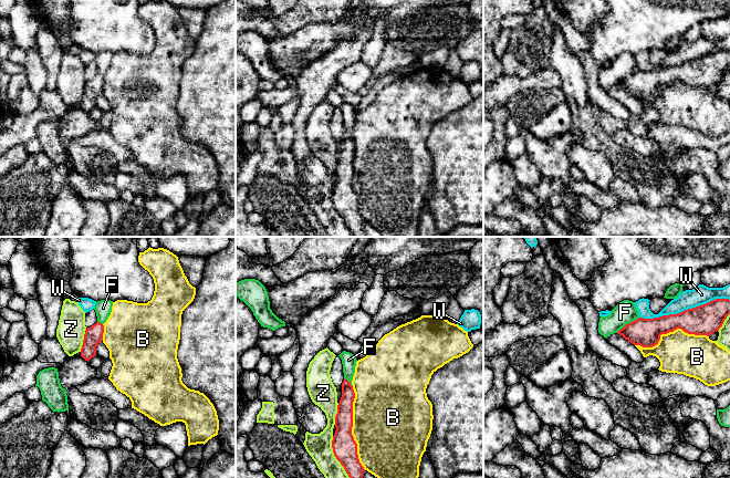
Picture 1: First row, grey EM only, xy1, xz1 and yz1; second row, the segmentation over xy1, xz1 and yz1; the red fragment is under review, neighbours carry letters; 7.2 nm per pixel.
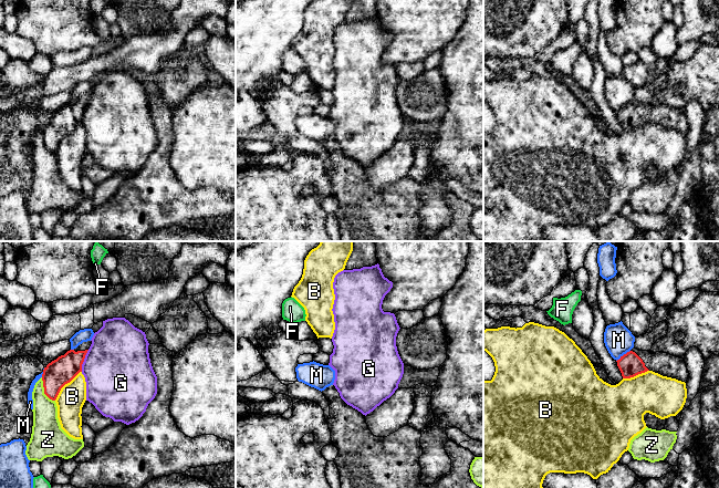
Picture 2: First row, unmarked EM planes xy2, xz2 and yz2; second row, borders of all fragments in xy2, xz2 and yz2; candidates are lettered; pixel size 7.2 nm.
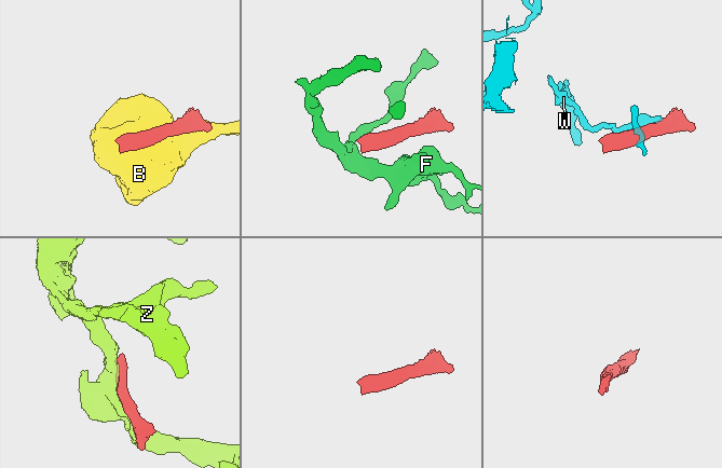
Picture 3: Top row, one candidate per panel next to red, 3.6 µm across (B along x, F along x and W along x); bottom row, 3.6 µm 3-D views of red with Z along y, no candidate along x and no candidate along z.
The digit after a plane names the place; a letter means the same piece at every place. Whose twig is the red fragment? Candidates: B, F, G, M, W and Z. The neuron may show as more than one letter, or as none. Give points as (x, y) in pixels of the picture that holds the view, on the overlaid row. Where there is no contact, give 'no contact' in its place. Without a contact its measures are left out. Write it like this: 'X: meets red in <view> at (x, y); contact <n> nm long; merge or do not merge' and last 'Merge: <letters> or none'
B: meets red in xz1 at (351, 428); contact 600 nm long; do not merge
F: meets red in yz1 at (628, 323); contact 200 nm long; do not merge
G: meets red in xy2 at (83, 361); contact 170 nm long; do not merge
M: meets red in yz2 at (624, 354); contact 130 nm long; do not merge
W: meets red in yz1 at (685, 310); contact 650 nm long; do not merge
Z: meets red in xz1 at (335, 456); contact 340 nm long; do not merge
Merge: none

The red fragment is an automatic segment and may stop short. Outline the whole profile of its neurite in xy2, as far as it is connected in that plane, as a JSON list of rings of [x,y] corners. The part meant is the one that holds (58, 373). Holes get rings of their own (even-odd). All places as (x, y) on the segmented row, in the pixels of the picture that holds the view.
[[[92,341],[83,342],[76,349],[49,363],[42,374],[44,394],[55,401],[61,388],[70,383],[80,372]]]

